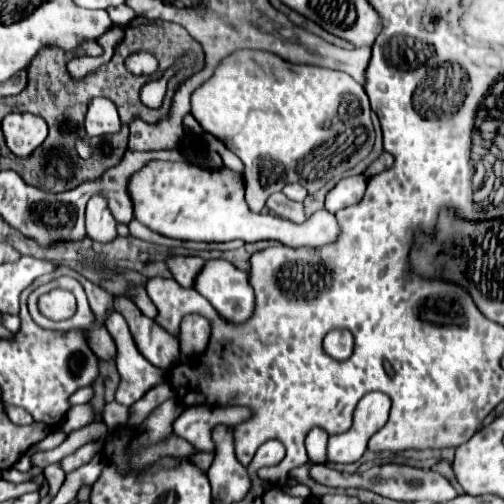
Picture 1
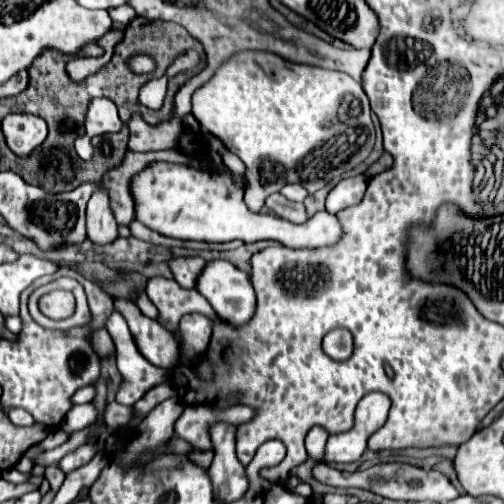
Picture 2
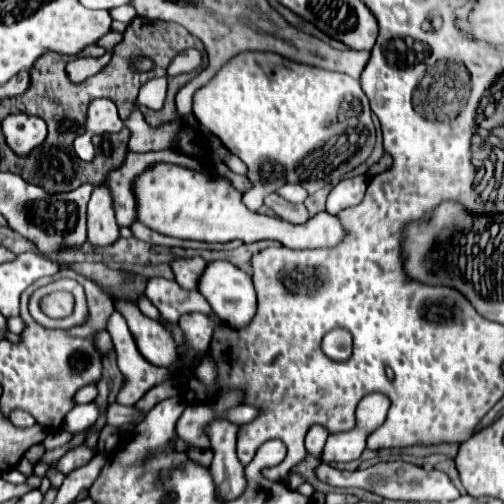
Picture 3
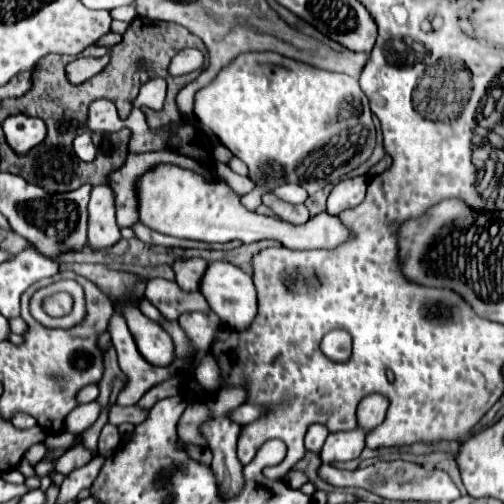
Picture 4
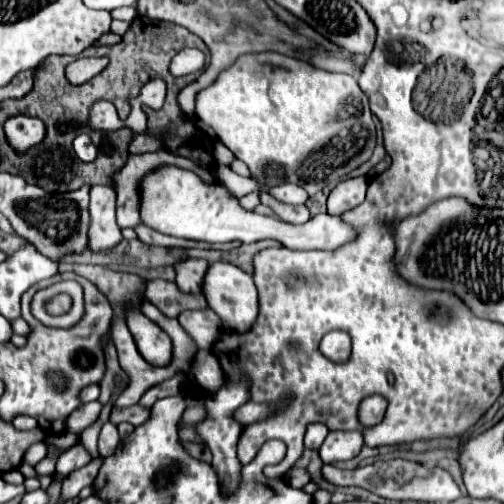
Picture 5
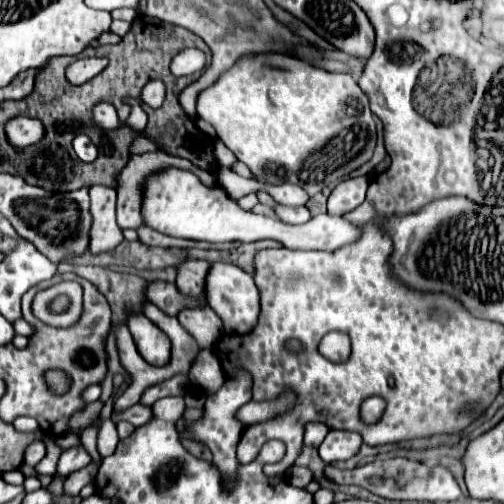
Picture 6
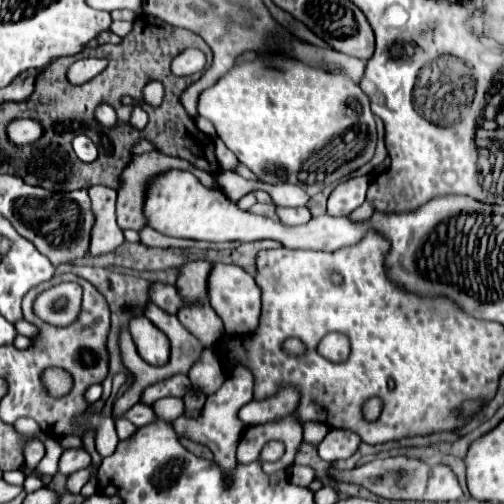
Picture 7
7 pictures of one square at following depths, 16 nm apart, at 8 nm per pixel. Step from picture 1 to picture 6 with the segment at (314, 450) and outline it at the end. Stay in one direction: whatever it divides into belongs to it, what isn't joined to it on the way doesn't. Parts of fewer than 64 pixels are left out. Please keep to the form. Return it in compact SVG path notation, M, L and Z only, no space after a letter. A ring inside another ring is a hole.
M310 422L310 424L304 426L304 438L306 438L306 444L310 444L310 446L314 446L314 448L326 438L326 434L328 434L328 426L324 426L324 424Z

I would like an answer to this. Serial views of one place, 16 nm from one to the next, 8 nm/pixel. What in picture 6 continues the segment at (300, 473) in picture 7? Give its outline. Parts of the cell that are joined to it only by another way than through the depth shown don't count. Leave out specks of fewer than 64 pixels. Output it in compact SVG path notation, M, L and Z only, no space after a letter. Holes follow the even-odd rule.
M292 466L288 470L288 478L290 478L290 484L294 484L294 486L308 486L312 482L314 474L306 466Z

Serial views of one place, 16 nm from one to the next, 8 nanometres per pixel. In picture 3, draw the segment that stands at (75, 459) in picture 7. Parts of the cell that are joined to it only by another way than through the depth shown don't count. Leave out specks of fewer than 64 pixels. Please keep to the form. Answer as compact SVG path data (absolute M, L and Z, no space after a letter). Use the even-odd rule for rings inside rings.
M76 446L76 448L72 448L70 452L66 452L58 462L56 462L56 470L60 470L62 474L70 474L72 470L76 470L76 468L80 468L80 466L84 466L84 464L88 464L90 460L92 460L92 456L94 456L94 452L88 448L88 446Z

